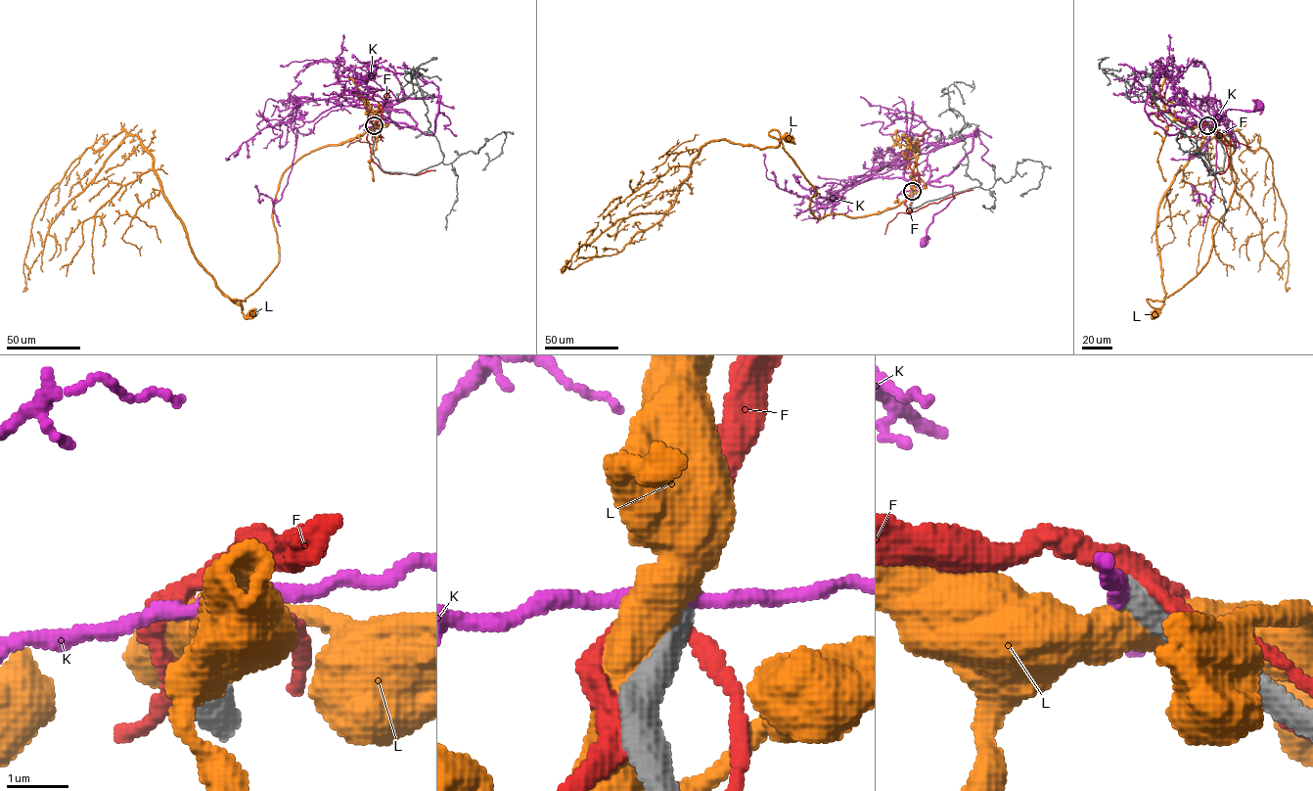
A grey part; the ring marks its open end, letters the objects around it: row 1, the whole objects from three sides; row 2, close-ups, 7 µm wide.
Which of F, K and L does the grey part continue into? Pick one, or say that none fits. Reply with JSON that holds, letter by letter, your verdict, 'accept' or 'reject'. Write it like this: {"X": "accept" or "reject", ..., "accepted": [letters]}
{"F": "reject", "K": "reject", "L": "reject", "accepted": []}

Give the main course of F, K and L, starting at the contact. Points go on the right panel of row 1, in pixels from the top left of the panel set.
F: (1208, 125), (1219, 134), (1225, 146), (1228, 166), (1221, 174), (1211, 174), (1206, 170)
K: (1207, 125), (1201, 121), (1202, 129), (1212, 126), (1228, 110), (1254, 111), (1258, 106)
L: (1208, 126), (1234, 147), (1231, 202), (1214, 226), (1207, 262), (1162, 301), (1147, 299), (1159, 308), (1154, 313)

